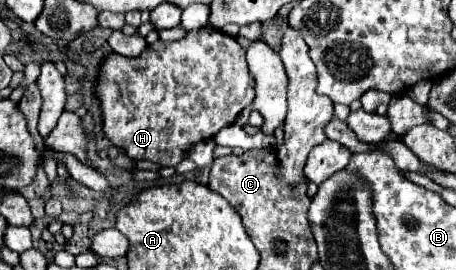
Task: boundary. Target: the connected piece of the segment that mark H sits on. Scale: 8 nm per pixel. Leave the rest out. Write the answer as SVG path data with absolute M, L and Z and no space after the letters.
M211 25L193 29L179 41L155 41L135 57L109 55L99 71L97 97L103 111L103 131L113 145L123 149L131 159L151 159L163 167L179 165L187 151L207 139L213 139L221 129L235 123L237 115L249 107L255 99L255 81L251 79L245 49L235 37L229 37L221 29Z

